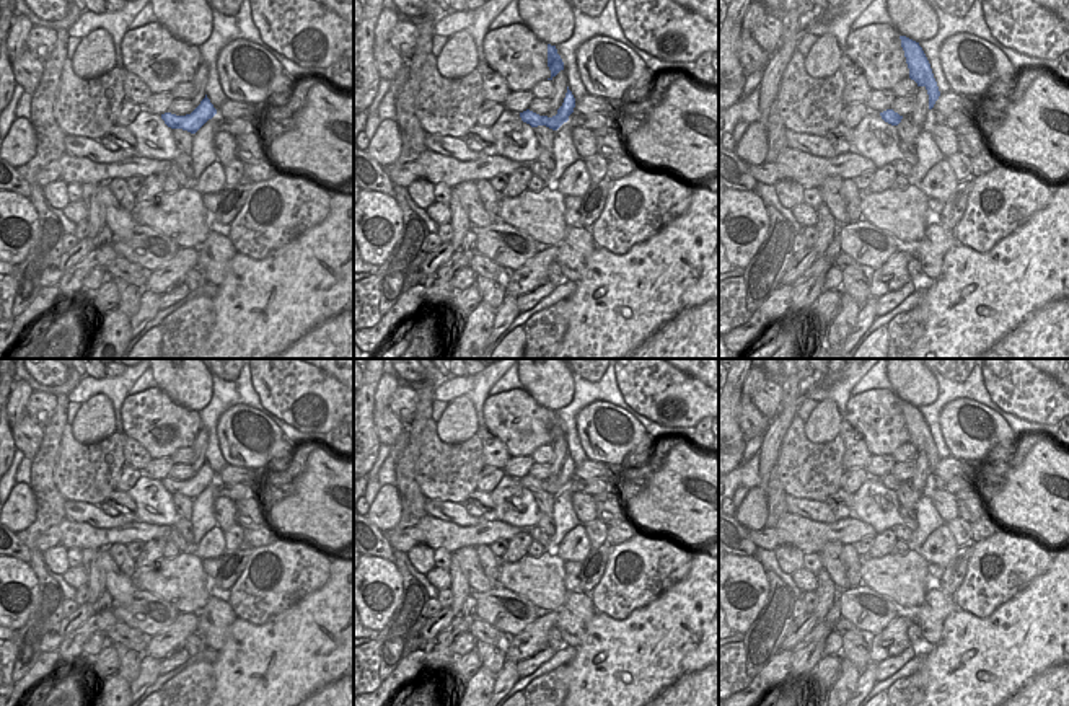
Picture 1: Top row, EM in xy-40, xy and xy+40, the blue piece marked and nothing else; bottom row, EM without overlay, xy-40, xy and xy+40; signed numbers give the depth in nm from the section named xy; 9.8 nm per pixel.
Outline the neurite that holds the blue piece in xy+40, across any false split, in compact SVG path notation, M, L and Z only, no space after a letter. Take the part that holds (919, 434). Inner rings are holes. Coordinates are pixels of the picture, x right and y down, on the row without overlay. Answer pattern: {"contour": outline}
{"contour": "M900 401L901 404L901 413L904 416L904 422L906 422L906 429L909 434L909 443L914 445L917 448L917 452L924 452L927 455L929 460L929 474L934 473L935 466L940 461L937 447L934 443L930 429L922 416L922 413L919 411L919 408L906 403L906 401Z"}

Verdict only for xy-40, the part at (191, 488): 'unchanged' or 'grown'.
unchanged

